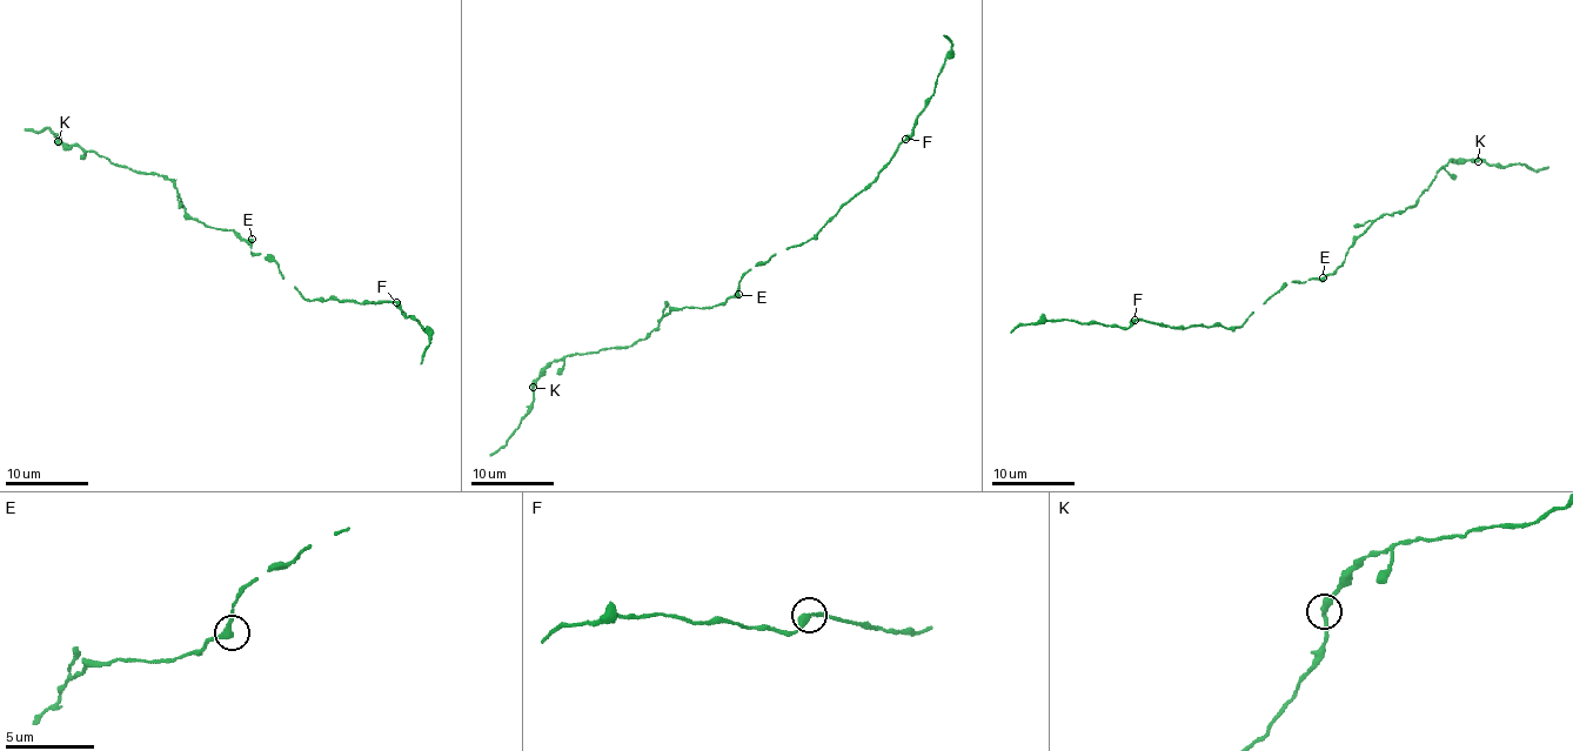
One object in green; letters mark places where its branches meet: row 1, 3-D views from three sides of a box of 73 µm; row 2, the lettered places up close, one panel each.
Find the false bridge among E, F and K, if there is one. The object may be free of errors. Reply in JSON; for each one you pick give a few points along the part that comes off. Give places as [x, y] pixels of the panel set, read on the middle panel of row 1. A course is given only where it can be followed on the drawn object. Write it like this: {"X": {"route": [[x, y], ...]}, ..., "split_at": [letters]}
{"split_at": []}

